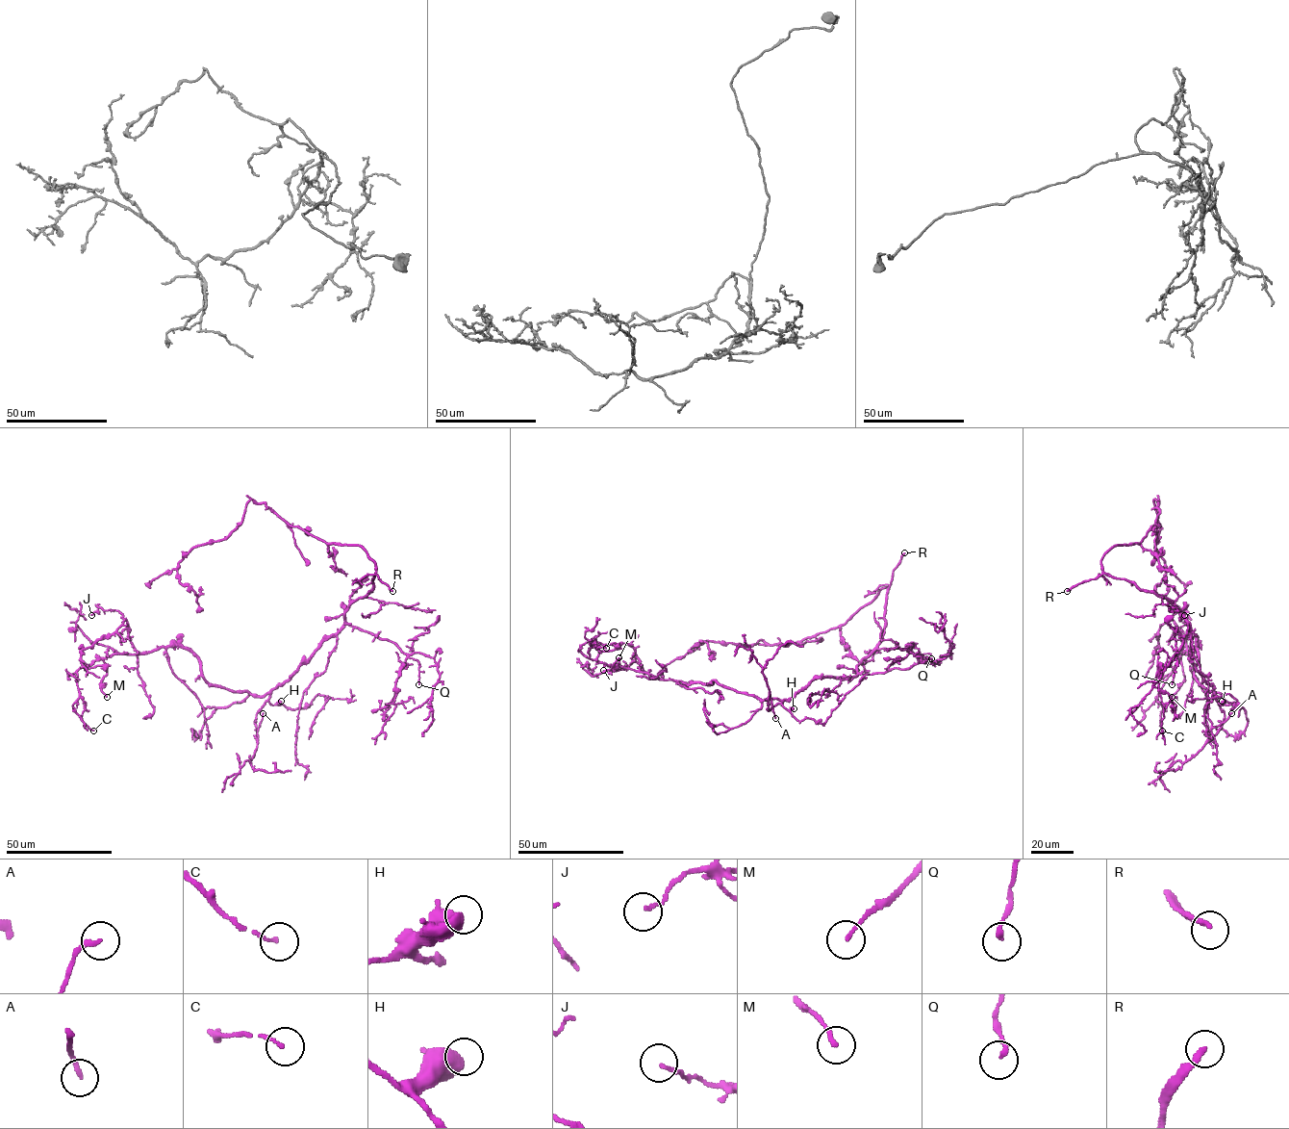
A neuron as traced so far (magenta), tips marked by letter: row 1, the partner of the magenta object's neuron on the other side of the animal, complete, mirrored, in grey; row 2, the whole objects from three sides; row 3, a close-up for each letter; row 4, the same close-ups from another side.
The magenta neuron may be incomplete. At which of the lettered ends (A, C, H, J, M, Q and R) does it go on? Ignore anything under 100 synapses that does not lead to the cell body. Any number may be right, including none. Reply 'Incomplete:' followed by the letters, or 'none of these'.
Incomplete: R

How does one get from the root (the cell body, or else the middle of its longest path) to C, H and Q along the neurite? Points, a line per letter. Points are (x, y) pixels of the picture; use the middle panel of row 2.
C: (859, 663), (855, 676), (760, 700), (589, 658), (594, 643), (606, 648)
H: (859, 663), (855, 676), (815, 678), (801, 690), (780, 704), (788, 710), (794, 708)
Q: (859, 663), (859, 674), (872, 674), (893, 668), (908, 669), (921, 662), (931, 663), (931, 658)

